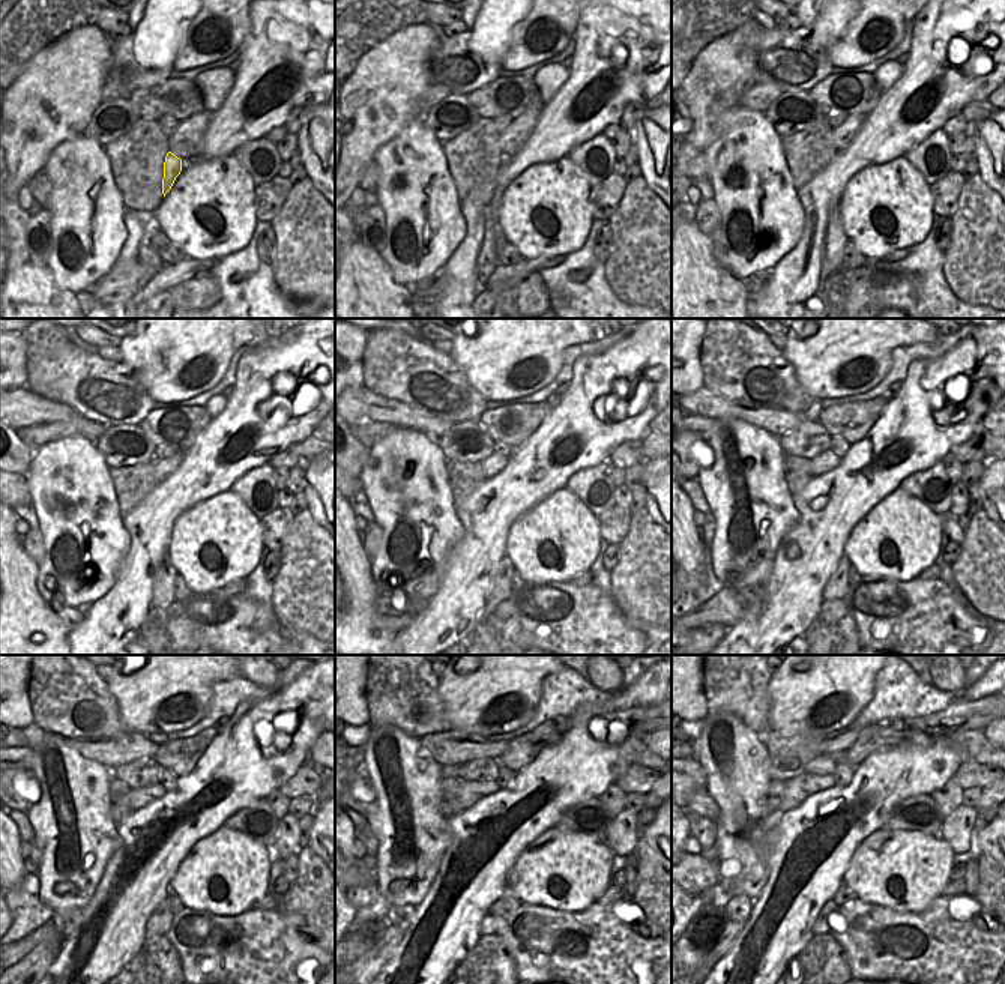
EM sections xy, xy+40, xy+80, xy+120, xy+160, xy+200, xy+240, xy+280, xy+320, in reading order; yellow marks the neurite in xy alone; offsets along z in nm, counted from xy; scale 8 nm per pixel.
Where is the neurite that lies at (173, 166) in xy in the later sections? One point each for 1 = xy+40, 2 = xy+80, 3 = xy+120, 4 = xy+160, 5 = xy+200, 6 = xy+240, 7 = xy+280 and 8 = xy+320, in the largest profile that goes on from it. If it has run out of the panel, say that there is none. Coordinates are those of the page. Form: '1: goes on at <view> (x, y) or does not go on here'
1: goes on at xy+40 (491, 209)
2: goes on at xy+80 (835, 239)
3: goes on at xy+120 (162, 591)
4: goes on at xy+160 (500, 588)
5: goes on at xy+200 (837, 585)
6: goes on at xy+240 (159, 921)
7: goes on at xy+280 (494, 918)
8: goes on at xy+320 (822, 923)

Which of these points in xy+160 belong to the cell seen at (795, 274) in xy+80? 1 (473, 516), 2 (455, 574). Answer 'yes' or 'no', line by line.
1: yes
2: yes

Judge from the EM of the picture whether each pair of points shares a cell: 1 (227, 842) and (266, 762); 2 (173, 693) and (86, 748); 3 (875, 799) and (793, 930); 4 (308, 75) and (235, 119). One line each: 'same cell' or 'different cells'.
1: different cells
2: different cells
3: same cell
4: same cell

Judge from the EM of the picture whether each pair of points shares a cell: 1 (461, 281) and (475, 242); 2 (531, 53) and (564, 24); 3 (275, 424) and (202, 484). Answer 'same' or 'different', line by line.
1: same
2: same
3: same

